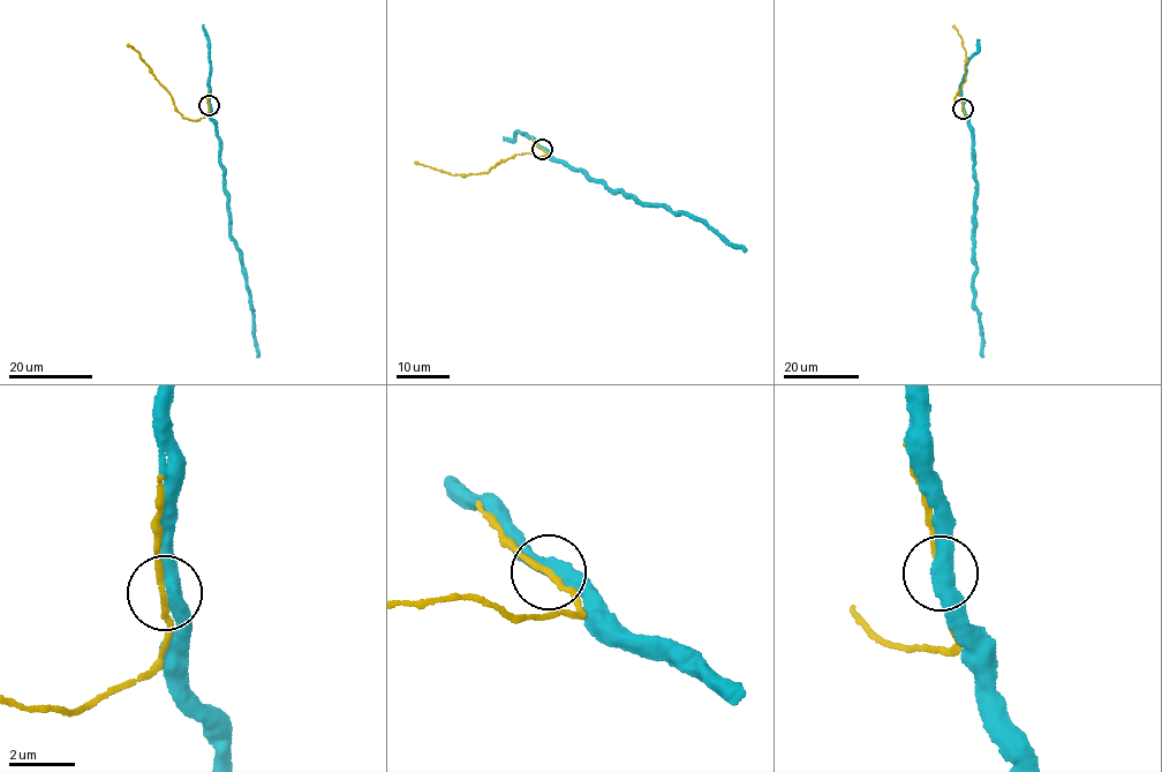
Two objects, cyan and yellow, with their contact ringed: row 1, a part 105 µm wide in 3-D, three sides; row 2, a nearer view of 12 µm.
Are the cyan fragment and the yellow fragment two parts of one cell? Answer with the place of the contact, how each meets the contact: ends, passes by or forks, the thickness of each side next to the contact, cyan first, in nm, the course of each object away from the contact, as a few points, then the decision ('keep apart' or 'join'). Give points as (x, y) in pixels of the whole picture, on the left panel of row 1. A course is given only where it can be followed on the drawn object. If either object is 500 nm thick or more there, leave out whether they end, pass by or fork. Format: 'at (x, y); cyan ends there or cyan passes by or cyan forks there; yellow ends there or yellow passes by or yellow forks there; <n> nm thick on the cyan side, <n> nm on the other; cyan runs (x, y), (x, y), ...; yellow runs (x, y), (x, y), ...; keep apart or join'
at (209, 105); cyan passes by; yellow passes by; 480 nm thick on the cyan side, 160 nm on the other; cyan runs (209, 105), (220, 147), (229, 237), (239, 253), (258, 357); yellow runs (209, 105), (206, 117), (195, 121), (186, 119), (137, 52), (127, 45); join

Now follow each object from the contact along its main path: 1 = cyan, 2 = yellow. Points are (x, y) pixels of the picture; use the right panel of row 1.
1: (963, 109), (971, 132), (975, 174), (973, 305), (980, 316), (982, 358)
2: (963, 109), (963, 118), (956, 115), (951, 110), (965, 80), (966, 58), (961, 38), (952, 25)

